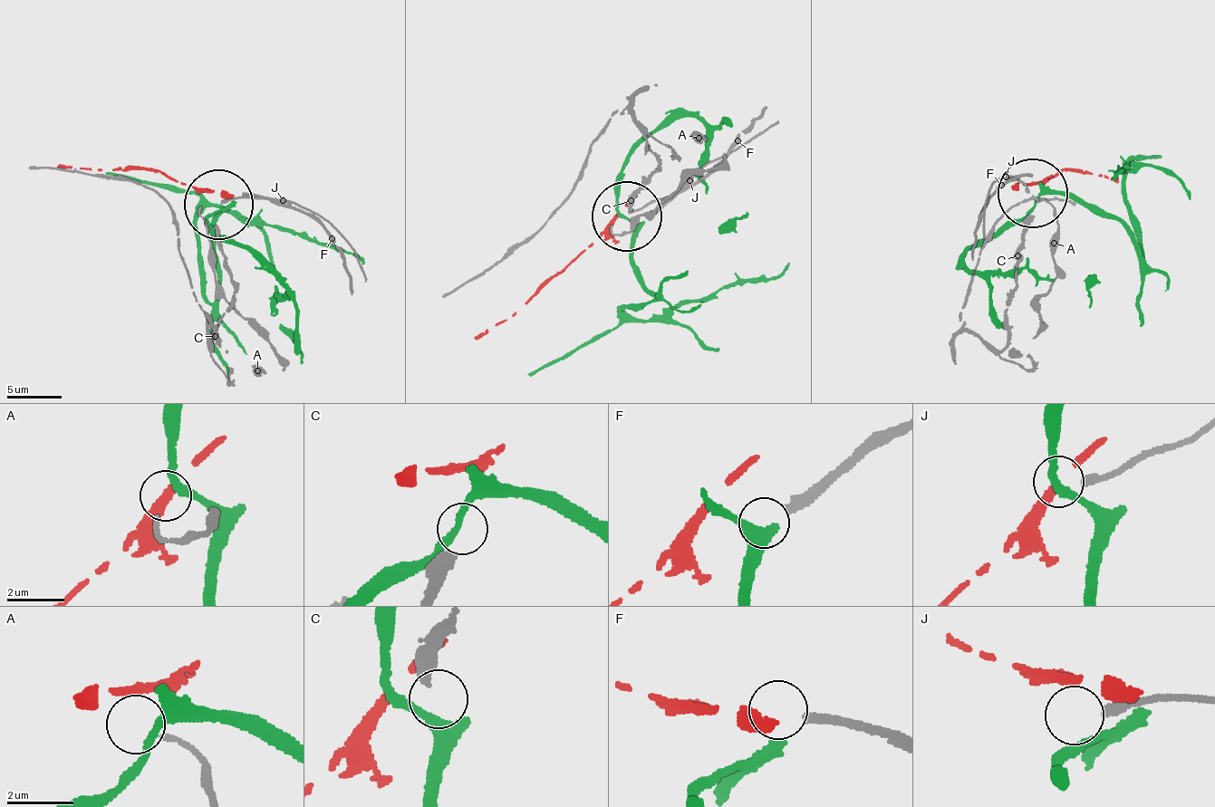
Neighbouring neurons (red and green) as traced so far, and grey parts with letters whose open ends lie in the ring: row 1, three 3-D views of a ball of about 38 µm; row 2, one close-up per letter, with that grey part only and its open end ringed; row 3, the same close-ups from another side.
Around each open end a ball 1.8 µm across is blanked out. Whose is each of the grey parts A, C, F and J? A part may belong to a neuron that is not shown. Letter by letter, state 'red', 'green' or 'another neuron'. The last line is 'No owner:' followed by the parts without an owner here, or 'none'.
A: another neuron
C: another neuron
F: another neuron
J: another neuron
No owner: A, C, F, J

